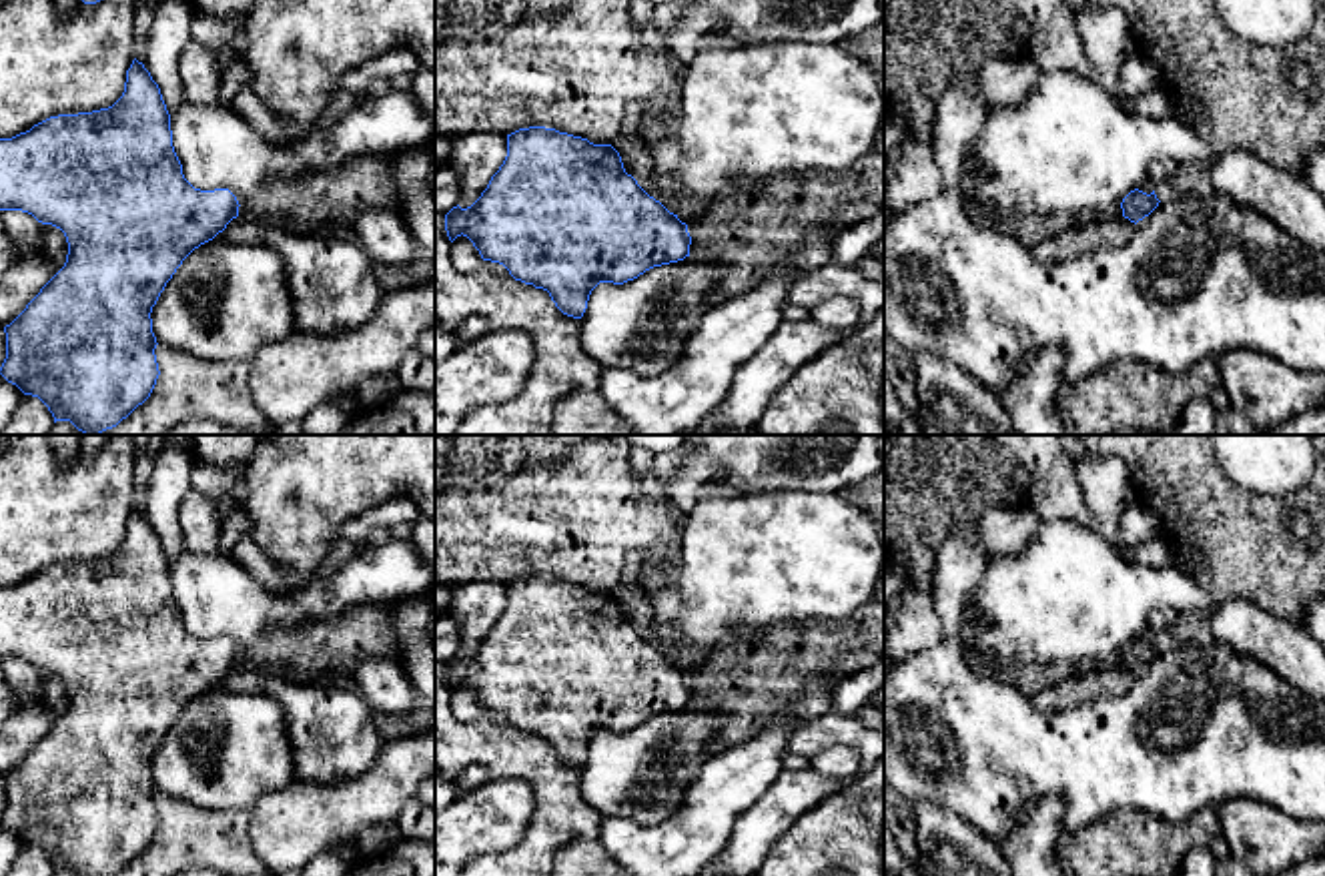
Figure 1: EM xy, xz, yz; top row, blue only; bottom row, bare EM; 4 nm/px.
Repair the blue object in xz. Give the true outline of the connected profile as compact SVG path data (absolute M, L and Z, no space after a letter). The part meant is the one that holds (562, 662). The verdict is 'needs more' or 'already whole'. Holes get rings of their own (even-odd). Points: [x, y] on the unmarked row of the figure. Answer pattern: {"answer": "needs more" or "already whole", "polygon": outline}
{"answer": "already whole", "polygon": "M545 575L507 583L507 605L481 645L445 664L453 692L467 686L483 710L503 714L515 730L549 742L555 756L581 768L599 732L623 734L645 720L690 706L688 674L625 621L611 593Z"}

